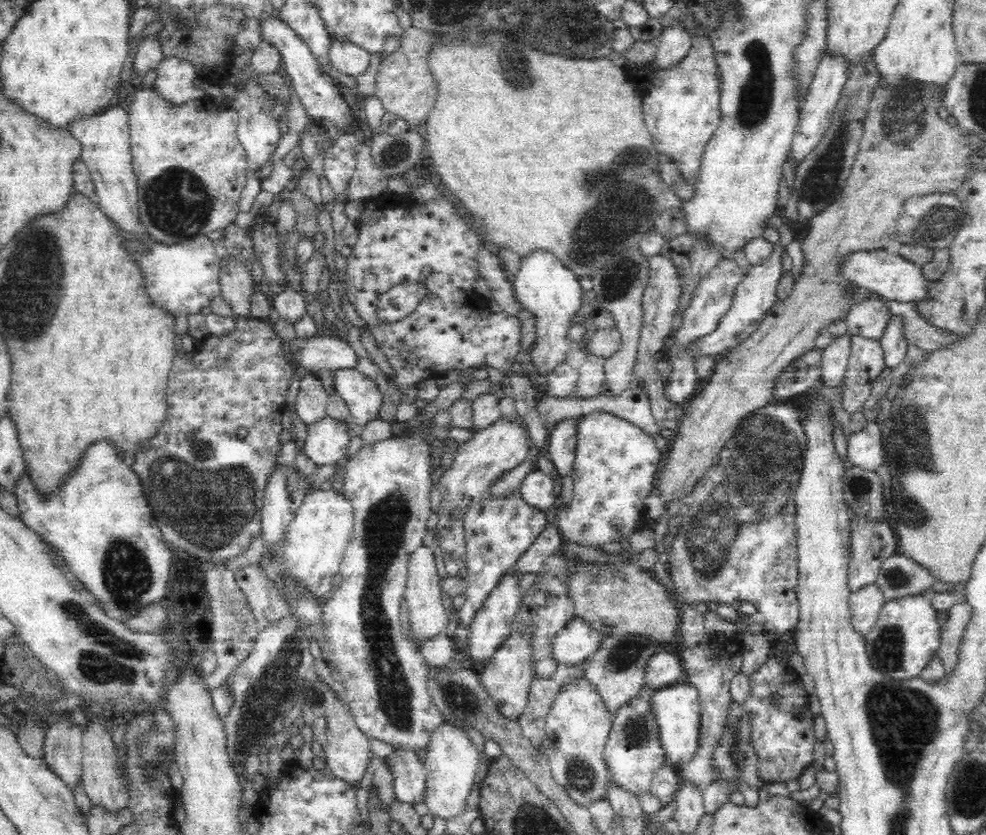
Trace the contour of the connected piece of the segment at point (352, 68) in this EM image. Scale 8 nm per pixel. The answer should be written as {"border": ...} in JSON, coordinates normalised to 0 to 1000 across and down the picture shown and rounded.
{"border":[[[337,48],[337,57],[335,57],[335,72],[341,84],[351,91],[359,91],[365,93],[373,86],[375,79],[375,63],[359,55],[358,53],[346,53]]]}

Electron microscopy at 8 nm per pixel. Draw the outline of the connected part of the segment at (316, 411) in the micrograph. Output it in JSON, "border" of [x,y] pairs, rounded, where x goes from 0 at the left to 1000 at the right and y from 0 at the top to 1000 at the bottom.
{"border":[[[319,448],[307,454],[299,485],[300,493],[310,511],[332,501],[332,473]]]}

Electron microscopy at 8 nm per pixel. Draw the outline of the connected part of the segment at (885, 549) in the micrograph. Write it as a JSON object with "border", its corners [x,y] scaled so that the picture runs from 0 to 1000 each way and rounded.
{"border":[[[873,620],[863,628],[857,699],[862,710],[887,693],[891,673],[908,663],[908,643],[905,629],[900,623],[886,632]]]}

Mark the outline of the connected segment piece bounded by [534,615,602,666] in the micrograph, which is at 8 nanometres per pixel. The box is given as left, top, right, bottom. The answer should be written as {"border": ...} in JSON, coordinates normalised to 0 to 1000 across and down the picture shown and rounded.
{"border":[[[586,737],[579,738],[561,760],[556,771],[557,788],[542,788],[542,792],[550,792],[557,789],[561,795],[565,796],[581,796],[586,792],[602,781],[606,776],[611,759],[596,750],[596,746]]]}

